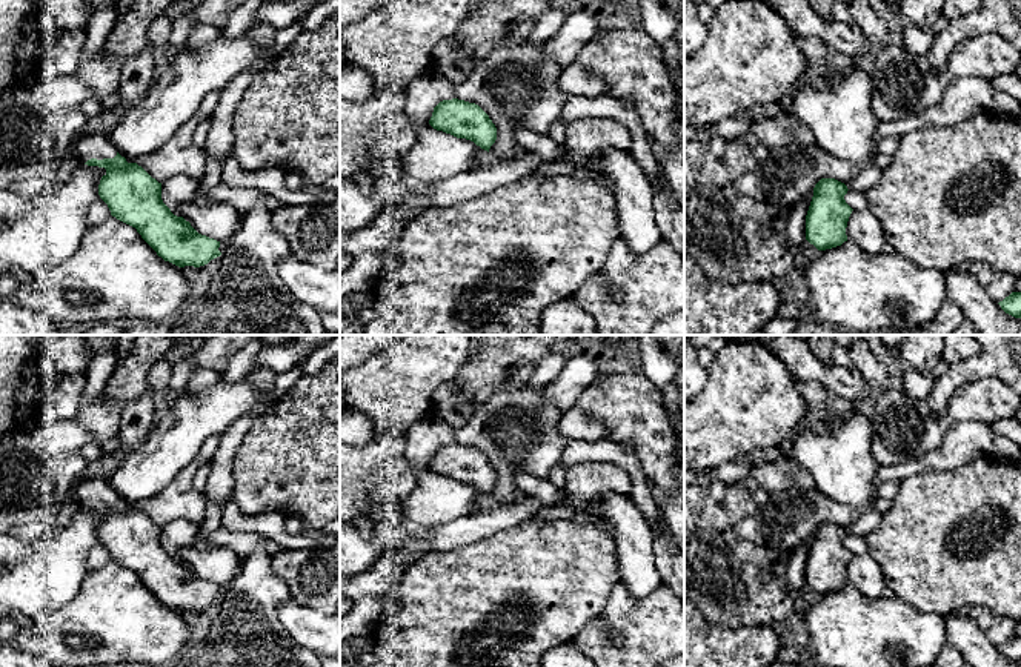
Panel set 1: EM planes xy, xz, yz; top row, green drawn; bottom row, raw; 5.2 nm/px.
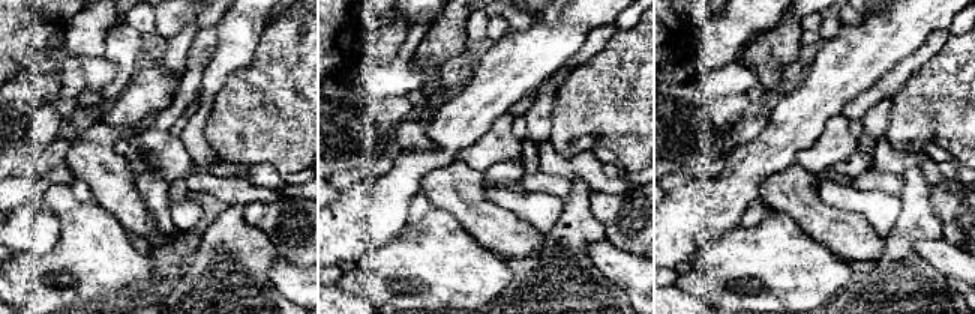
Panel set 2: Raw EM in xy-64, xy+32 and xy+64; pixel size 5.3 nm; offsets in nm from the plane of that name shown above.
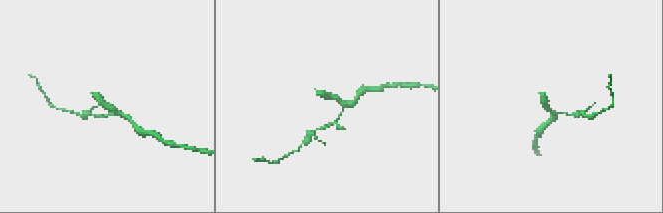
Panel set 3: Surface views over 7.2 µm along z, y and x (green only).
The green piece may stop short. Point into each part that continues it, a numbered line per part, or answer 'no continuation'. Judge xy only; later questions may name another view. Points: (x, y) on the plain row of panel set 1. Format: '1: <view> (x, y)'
1: xy (88, 491)

